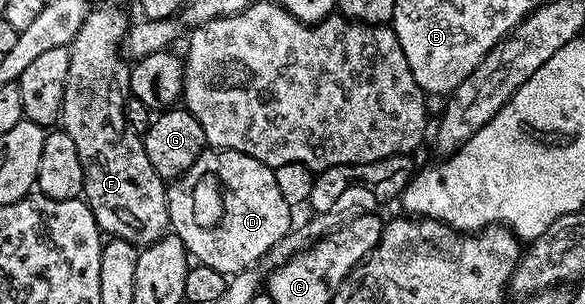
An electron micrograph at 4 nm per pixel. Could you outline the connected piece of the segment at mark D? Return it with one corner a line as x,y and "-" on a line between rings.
209,148
182,176
167,186
166,192
171,232
182,239
184,248
199,264
214,267
214,271
225,275
235,275
263,262
270,247
285,237
294,225
293,206
288,205
278,191
275,168
238,151

